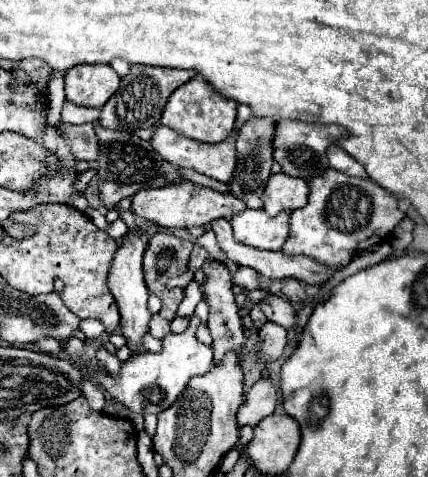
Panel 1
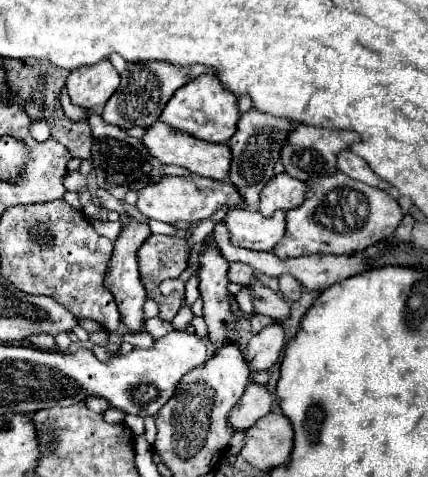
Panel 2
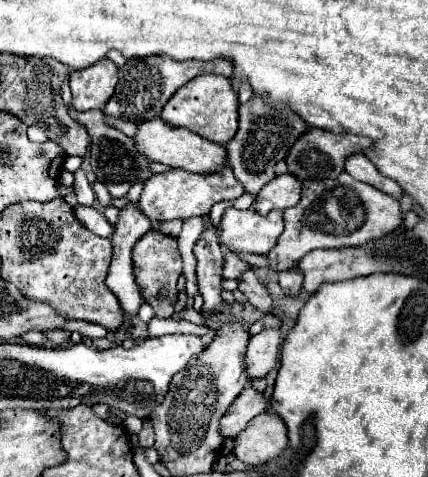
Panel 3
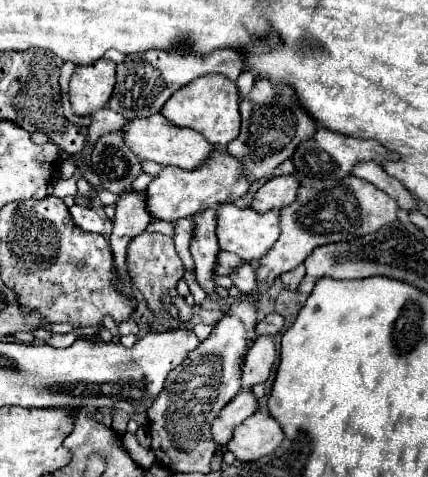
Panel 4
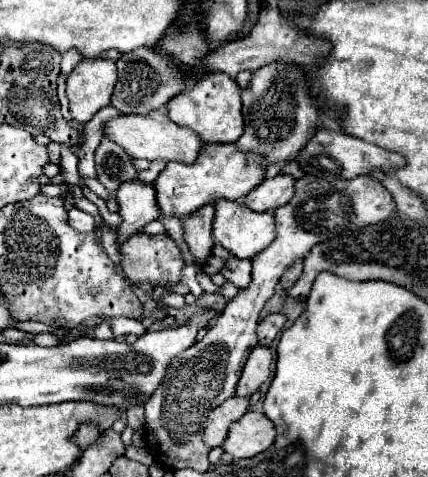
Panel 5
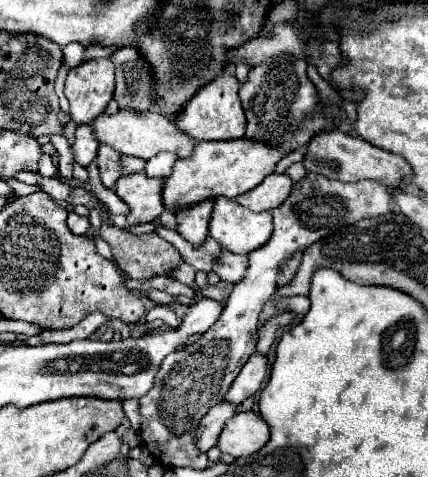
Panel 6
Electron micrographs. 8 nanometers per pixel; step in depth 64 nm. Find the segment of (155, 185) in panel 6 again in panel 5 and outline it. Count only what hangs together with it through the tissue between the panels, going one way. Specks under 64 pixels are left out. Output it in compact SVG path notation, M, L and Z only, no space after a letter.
M138 180L118 188L116 200L118 214L122 218L120 226L116 228L116 248L120 248L124 240L138 234L148 222L156 220L160 212L156 212L156 200L152 200L152 184L142 184Z

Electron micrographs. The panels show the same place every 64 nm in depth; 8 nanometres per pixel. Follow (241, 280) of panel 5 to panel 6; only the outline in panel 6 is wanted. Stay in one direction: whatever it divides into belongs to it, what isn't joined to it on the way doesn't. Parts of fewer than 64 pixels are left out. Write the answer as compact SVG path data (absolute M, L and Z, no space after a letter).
M224 252L224 256L220 256L220 264L216 264L216 274L220 276L220 280L226 282L240 282L244 278L248 270L248 256L240 256L240 254L232 254L232 252Z

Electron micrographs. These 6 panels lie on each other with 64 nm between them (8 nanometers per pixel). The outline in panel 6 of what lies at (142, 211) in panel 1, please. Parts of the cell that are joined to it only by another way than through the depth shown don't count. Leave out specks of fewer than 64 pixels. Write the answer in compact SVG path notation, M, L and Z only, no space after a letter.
M242 138L226 142L198 142L192 160L178 160L172 168L172 174L164 178L164 206L176 214L204 200L214 200L216 196L236 198L256 188L266 176L270 176L282 156L284 154L278 148L268 148L268 144L248 144Z

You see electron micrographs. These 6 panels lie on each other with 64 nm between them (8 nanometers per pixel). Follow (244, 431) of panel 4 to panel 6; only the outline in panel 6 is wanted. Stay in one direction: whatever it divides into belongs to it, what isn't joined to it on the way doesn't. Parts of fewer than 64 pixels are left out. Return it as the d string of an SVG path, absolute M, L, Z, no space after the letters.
M238 412L236 418L228 420L220 434L218 448L234 458L250 456L258 452L270 440L270 426L256 412Z

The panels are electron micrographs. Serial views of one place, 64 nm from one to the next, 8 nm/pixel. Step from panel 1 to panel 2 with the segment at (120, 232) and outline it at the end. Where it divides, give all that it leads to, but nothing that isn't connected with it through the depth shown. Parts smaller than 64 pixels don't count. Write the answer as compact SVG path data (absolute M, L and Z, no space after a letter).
M90 220L92 224L94 224L94 228L102 234L102 236L106 236L106 238L110 238L110 240L116 240L118 238L118 234L120 234L120 230L122 230L122 222L118 220L118 222L98 222L98 220Z

